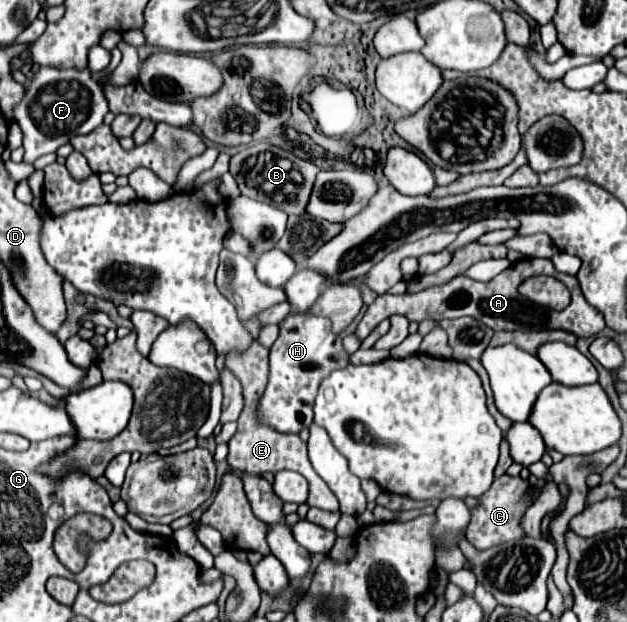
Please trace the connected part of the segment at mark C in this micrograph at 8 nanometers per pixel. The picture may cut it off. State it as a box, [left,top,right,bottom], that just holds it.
[465,441,533,549]

